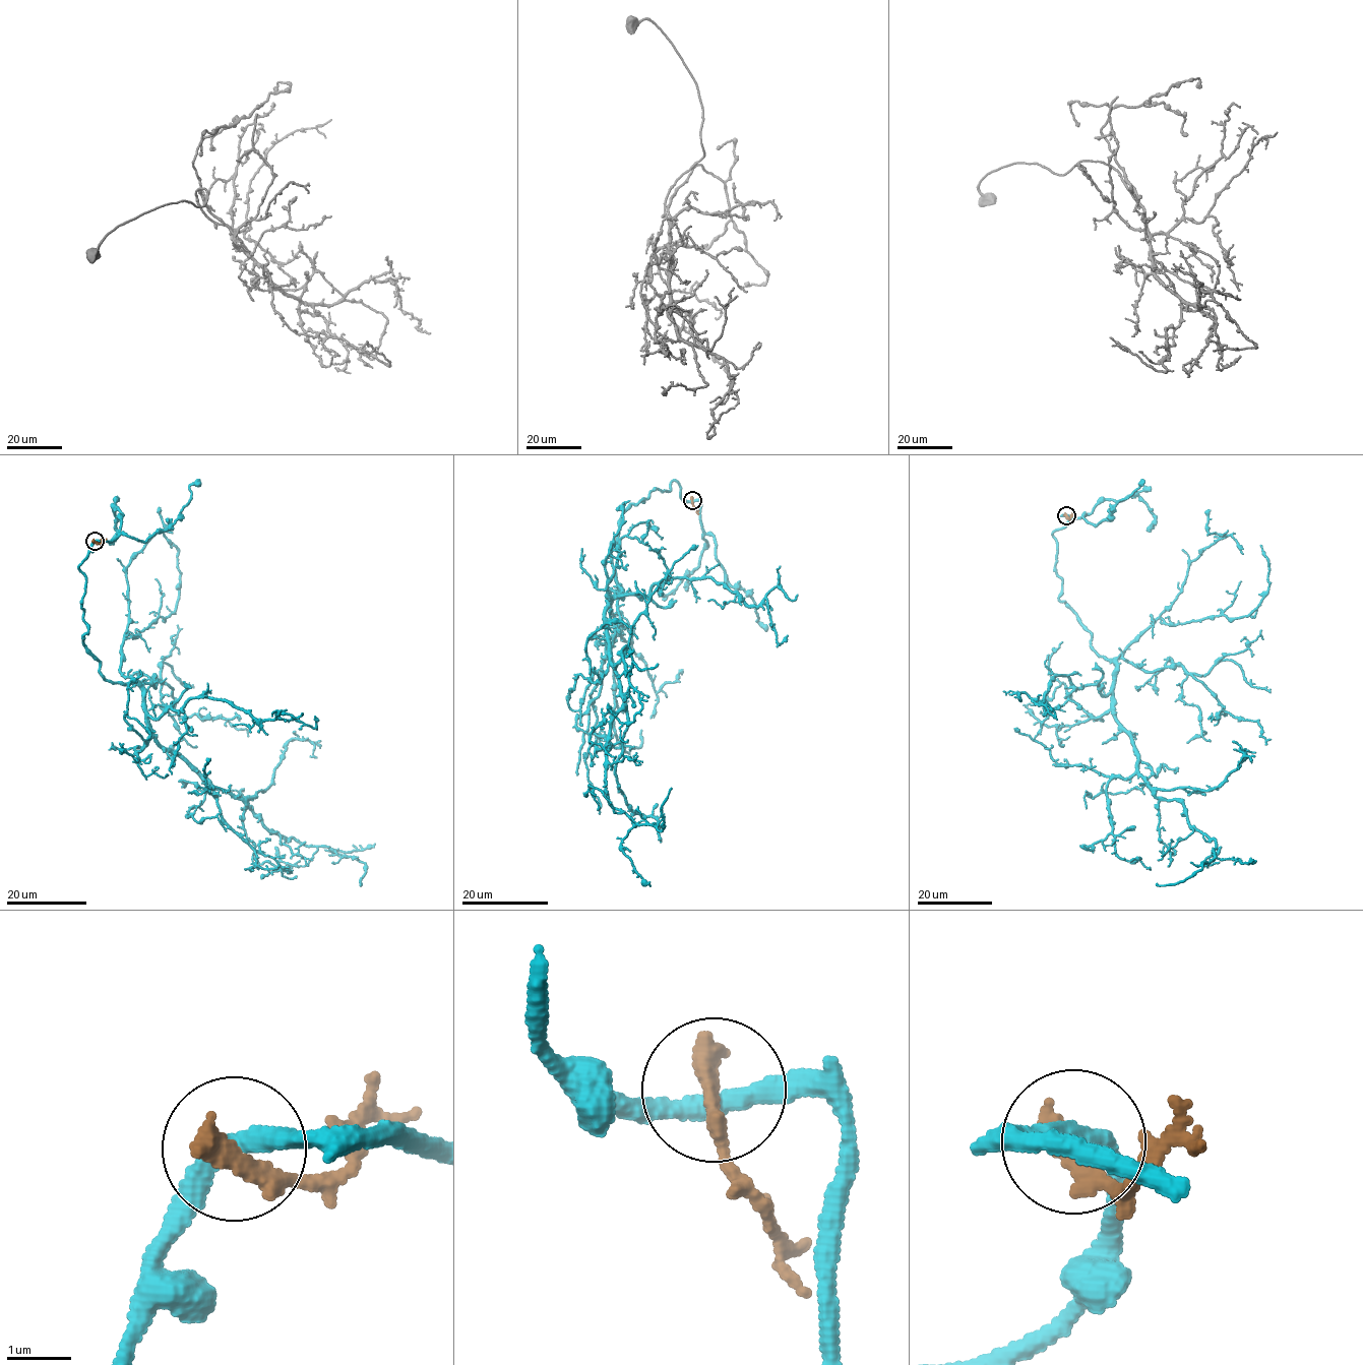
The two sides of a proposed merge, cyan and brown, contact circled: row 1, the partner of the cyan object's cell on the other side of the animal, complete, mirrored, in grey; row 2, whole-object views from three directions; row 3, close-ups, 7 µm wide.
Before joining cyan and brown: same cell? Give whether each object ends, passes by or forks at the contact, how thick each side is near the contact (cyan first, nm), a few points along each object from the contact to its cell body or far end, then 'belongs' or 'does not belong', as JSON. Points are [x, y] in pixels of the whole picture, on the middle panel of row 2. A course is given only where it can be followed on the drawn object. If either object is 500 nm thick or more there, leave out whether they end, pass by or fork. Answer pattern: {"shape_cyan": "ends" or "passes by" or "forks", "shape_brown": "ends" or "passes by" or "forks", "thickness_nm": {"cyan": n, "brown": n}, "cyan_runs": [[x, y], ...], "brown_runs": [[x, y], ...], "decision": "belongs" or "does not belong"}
{"shape_cyan": "passes by", "shape_brown": "ends", "thickness_nm": {"cyan": 320, "brown": 420}, "cyan_runs": [[691, 500], [674, 480], [621, 515], [621, 594], [605, 607], [623, 701], [606, 796], [661, 830], [671, 788]], "brown_runs": [[691, 500], [698, 513]], "decision": "does not belong"}

